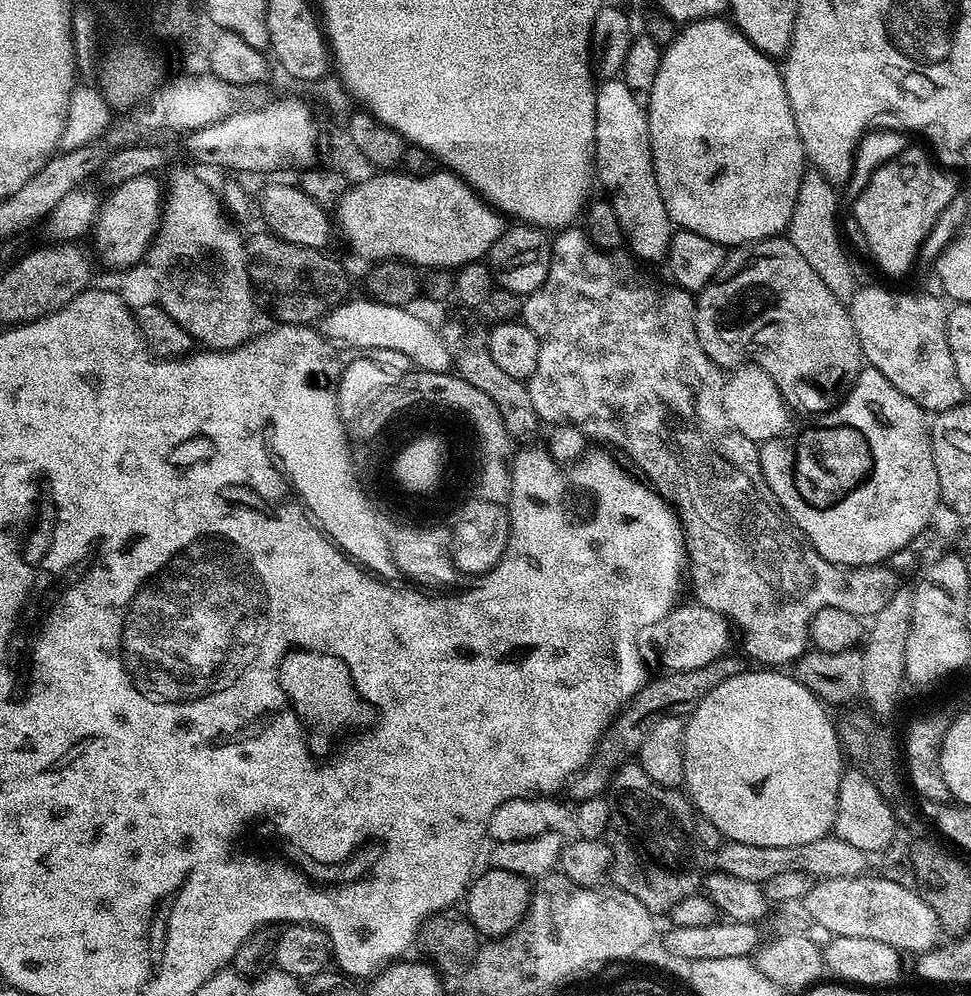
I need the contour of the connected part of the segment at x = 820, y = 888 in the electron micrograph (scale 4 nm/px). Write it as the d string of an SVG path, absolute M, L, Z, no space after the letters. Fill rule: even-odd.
M865 874L854 878L834 880L817 880L812 889L807 892L802 901L802 907L808 911L808 916L820 928L825 928L832 936L846 938L874 938L874 942L886 942L886 946L895 948L901 954L919 954L935 948L941 943L940 925L942 919L927 902L919 897L916 890L899 884L896 880L887 880L884 876Z

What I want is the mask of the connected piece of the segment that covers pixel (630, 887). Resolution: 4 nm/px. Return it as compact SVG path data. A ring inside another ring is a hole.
M629 762L621 764L612 777L610 803L610 827L606 839L612 848L610 876L615 887L638 898L638 902L642 902L642 906L646 906L653 914L671 913L673 906L682 902L682 898L697 895L702 884L702 871L700 872L700 860L696 857L698 816L691 799L680 788L658 786L658 782L654 782L646 770L642 770L640 763Z

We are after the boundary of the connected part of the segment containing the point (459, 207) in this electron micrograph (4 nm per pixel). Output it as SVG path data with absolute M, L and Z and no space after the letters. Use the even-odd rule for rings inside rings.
M384 170L380 176L372 176L369 180L364 180L361 184L354 183L345 191L343 199L338 205L338 213L340 212L340 224L338 226L344 230L352 242L353 248L362 256L369 256L369 261L379 262L381 260L406 260L410 264L415 264L417 269L427 270L429 268L450 268L459 270L465 264L472 264L476 261L483 261L487 257L490 246L494 246L494 242L498 242L498 238L506 227L506 220L500 212L492 207L487 200L484 200L465 180L457 176L456 173L447 170L433 170L427 172L425 176L410 176L400 170Z

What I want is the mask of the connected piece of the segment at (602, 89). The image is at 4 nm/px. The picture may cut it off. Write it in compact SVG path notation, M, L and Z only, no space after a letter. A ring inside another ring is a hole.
M623 79L603 81L596 90L596 158L594 176L610 197L614 214L620 223L623 243L637 261L663 261L672 241L674 225L666 214L666 202L658 190L652 165L648 114L637 93L626 86Z

